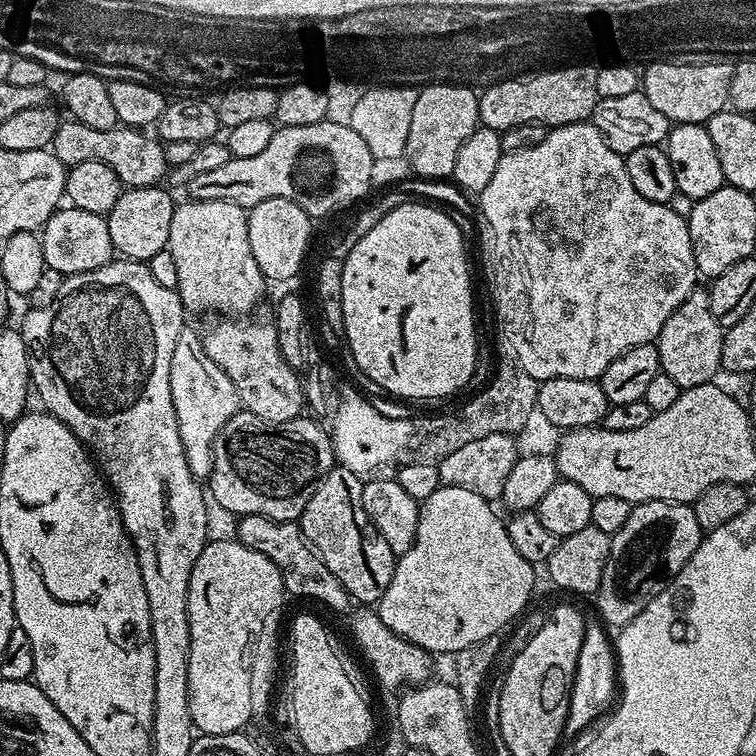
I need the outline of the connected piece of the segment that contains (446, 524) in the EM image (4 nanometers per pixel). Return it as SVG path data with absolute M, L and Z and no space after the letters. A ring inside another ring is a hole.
M442 486L438 490L434 490L434 494L430 494L430 498L422 501L414 542L410 546L410 550L406 550L406 554L398 557L394 578L390 578L390 586L386 586L386 594L382 594L378 605L380 618L391 632L406 638L414 646L425 648L429 654L437 654L436 652L455 654L466 650L466 646L474 646L491 636L500 636L503 628L527 606L528 599L532 596L532 587L536 584L537 569L530 562L526 562L526 558L522 558L522 554L518 554L518 550L514 550L514 542L510 542L510 534L505 521L499 520L492 508L495 507L478 494L474 494L474 490L462 490L458 486Z

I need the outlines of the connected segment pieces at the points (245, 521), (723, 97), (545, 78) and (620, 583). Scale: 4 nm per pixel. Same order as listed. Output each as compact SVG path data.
M241 516L235 523L235 539L250 546L258 554L266 554L266 558L270 558L270 562L278 566L285 593L289 597L301 596L304 600L317 600L336 612L347 610L348 604L350 605L348 591L342 586L342 582L338 582L338 578L334 578L334 574L330 574L330 570L326 570L322 558L302 534L299 523L291 520L271 520L265 516Z
M664 58L647 65L642 72L642 91L646 98L673 125L707 125L714 114L725 111L730 94L733 65L723 64L723 59L708 58L705 64L675 64L675 59Z
M559 66L547 70L529 71L527 74L511 75L507 79L490 83L479 93L480 124L502 133L510 126L522 126L522 122L545 124L551 130L567 124L582 124L591 117L600 100L596 85L596 68L592 66Z
M651 500L645 504L633 507L630 518L626 518L626 526L622 530L611 533L612 545L606 566L602 570L602 582L600 588L594 594L599 619L605 625L613 624L616 630L624 627L642 610L651 600L666 587L670 581L690 562L694 550L698 550L702 539L702 529L698 526L698 518L694 514L692 504L671 504L665 500Z

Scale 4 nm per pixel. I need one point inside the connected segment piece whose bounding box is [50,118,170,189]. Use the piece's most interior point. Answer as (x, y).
(139, 160)

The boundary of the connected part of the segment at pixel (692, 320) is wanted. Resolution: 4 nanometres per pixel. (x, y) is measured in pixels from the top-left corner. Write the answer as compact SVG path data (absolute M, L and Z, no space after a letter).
M700 286L693 288L692 293L676 307L674 314L666 318L666 326L662 326L660 335L654 341L660 359L660 371L666 373L673 382L678 382L681 390L713 383L717 379L716 375L721 375L722 372L720 363L724 333L725 329L720 327L714 314L710 314L710 298L707 291Z

